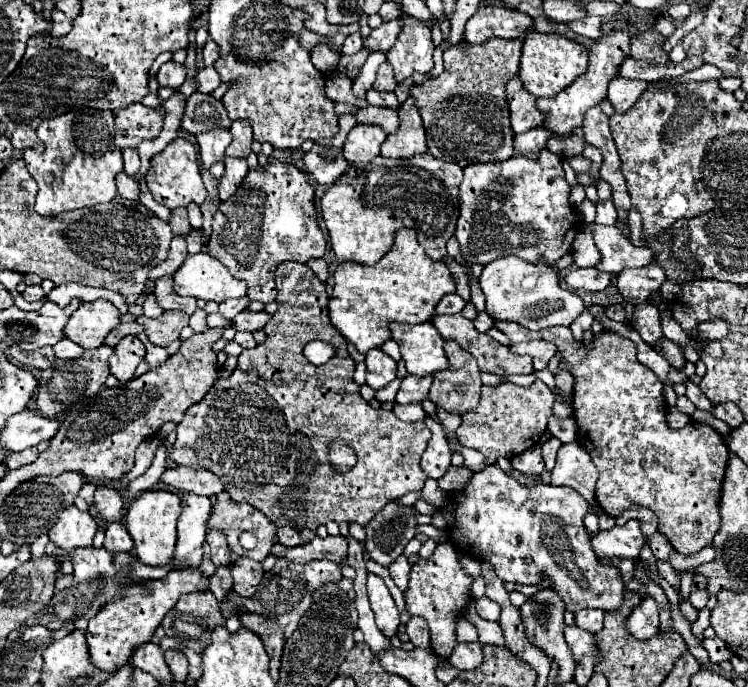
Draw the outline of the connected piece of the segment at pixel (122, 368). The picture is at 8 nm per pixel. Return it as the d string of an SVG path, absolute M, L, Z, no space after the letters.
M124 336L116 346L114 352L108 360L110 364L110 372L122 380L128 382L134 376L136 366L144 360L144 344L136 338L136 336Z

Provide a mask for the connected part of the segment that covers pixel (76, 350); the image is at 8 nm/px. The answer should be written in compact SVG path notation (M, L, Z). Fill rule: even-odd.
M62 338L58 344L54 344L54 354L56 354L56 358L74 360L74 358L82 358L84 350L82 350L82 346L76 346L72 340Z

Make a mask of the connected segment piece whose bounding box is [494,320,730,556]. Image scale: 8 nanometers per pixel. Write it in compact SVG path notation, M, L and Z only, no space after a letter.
M494 320L494 328L504 332L512 342L526 340L548 340L562 352L562 362L568 362L572 376L576 378L572 406L578 424L578 442L588 450L600 476L596 482L596 500L608 516L618 516L630 506L646 506L658 516L658 530L670 540L676 552L692 556L712 542L720 528L720 492L728 466L728 446L724 438L710 426L700 422L688 422L688 426L674 430L666 422L666 400L662 396L663 384L658 376L638 362L638 348L632 340L622 338L614 332L600 332L594 336L594 348L586 352L572 338L570 328L552 326L548 330L532 332L516 322Z

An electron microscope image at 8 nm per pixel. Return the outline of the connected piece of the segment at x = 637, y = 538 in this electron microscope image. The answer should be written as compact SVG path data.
M638 520L592 534L592 550L598 558L638 558L642 546L644 534Z

